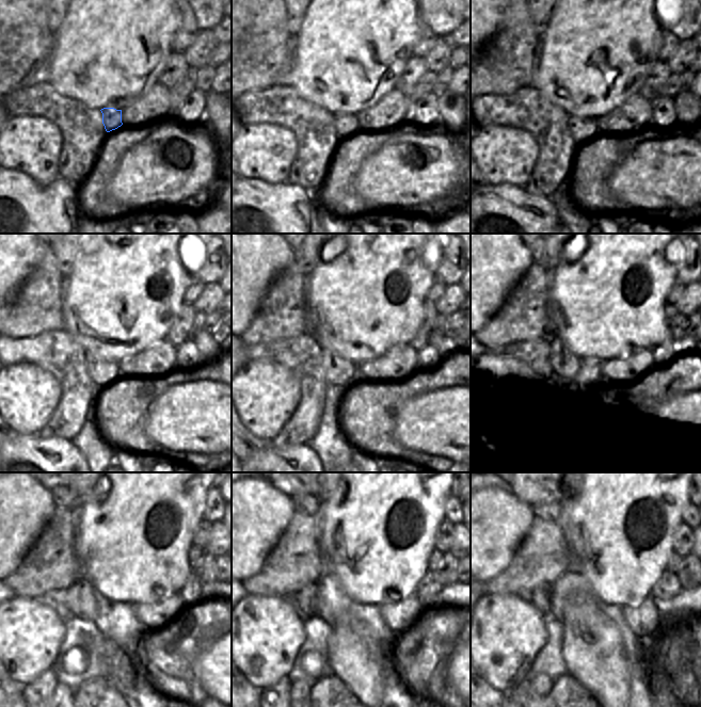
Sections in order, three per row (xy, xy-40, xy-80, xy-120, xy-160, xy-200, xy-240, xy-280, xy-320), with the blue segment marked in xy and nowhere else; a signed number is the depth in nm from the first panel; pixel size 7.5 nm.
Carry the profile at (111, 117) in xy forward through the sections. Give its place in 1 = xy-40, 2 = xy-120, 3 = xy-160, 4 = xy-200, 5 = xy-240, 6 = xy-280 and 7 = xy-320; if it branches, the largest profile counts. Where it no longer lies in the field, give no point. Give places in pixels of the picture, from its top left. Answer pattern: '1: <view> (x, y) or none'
1: xy-40 (346, 125)
2: xy-120 (100, 371)
3: xy-160 (337, 371)
4: xy-200 (569, 364)
5: xy-240 (80, 598)
6: xy-280 (304, 598)
7: xy-320 (540, 597)

